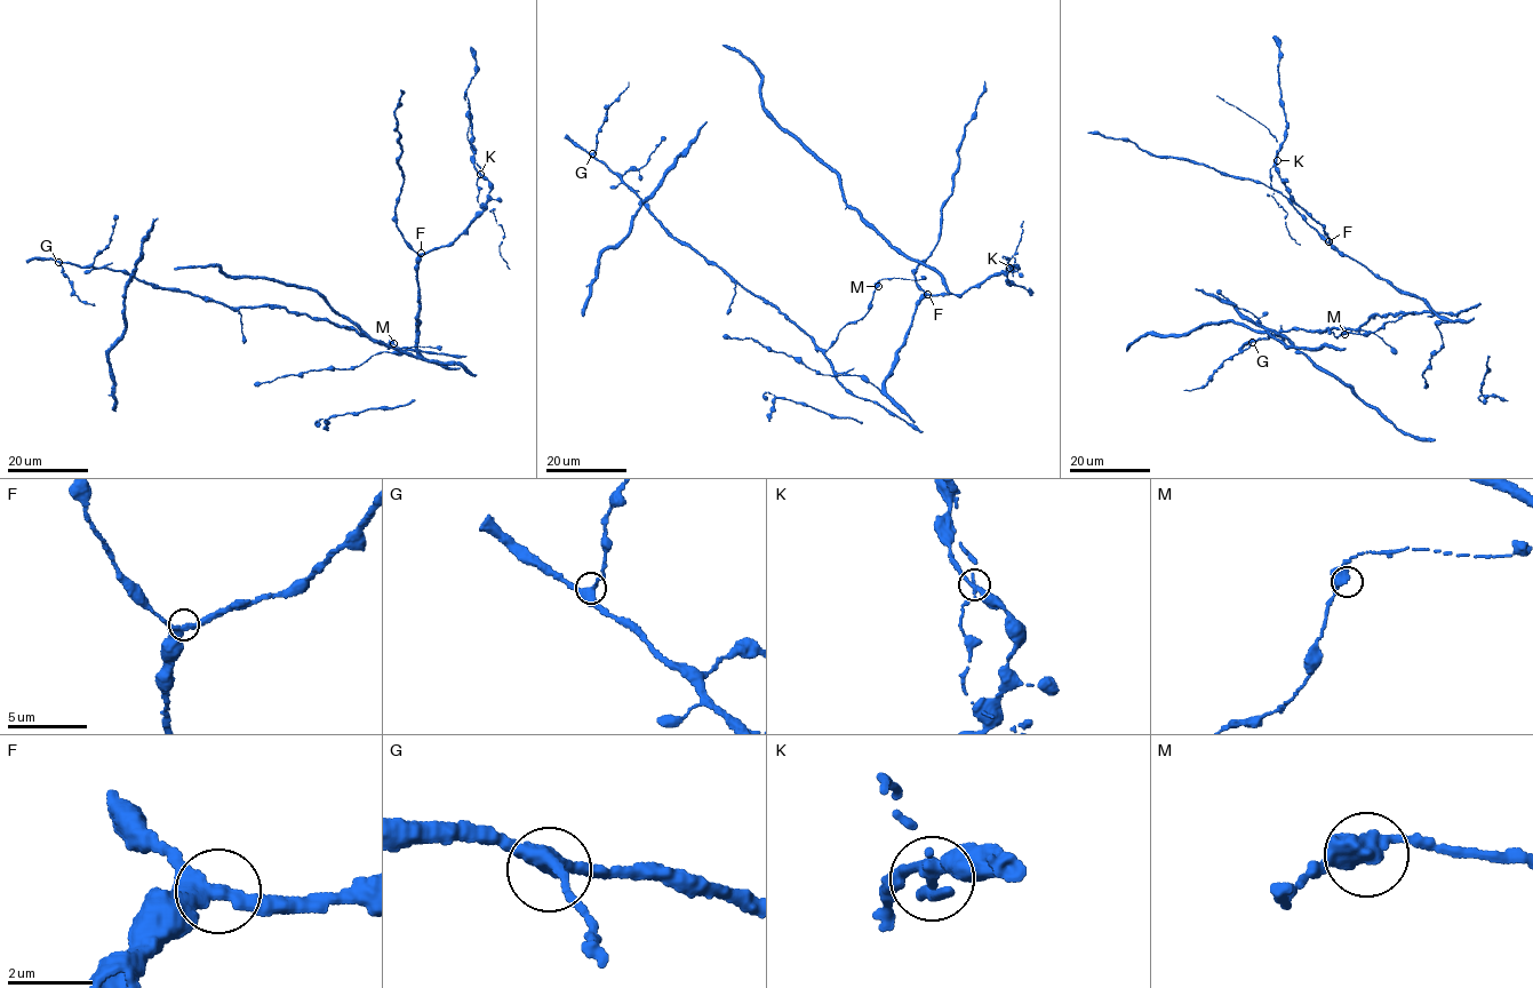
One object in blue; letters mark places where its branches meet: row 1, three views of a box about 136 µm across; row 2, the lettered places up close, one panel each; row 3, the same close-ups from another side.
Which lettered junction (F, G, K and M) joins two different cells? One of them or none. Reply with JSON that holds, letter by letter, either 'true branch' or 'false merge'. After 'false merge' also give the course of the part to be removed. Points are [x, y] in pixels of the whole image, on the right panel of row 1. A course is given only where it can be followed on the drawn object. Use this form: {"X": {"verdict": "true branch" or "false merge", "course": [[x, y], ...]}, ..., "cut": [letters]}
{"F": {"verdict": "true branch"}, "G": {"verdict": "true branch"}, "K": {"verdict": "false merge", "course": [[1276, 160], [1270, 170], [1271, 196], [1287, 213], [1285, 218], [1288, 234], [1300, 245]]}, "M": {"verdict": "true branch"}, "cut": ["K"]}

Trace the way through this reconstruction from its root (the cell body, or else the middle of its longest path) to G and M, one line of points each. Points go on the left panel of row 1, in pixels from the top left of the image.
G: (380, 344), (357, 329), (288, 312), (284, 308), (224, 305), (188, 292), (145, 284), (120, 270), (58, 262)
M: (380, 344), (345, 326), (389, 348), (390, 342), (393, 343)

